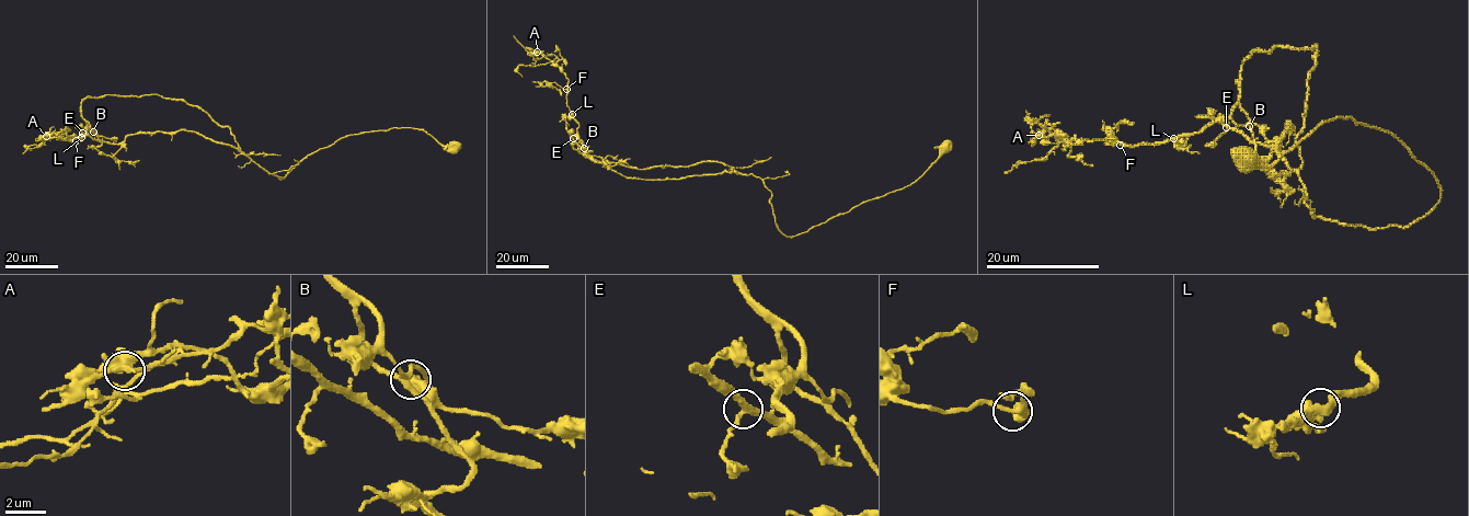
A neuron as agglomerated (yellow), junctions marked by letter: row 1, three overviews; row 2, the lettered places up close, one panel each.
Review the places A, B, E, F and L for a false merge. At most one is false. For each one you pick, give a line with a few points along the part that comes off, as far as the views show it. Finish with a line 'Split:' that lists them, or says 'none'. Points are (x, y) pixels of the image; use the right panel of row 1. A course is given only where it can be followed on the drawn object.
Split: none

